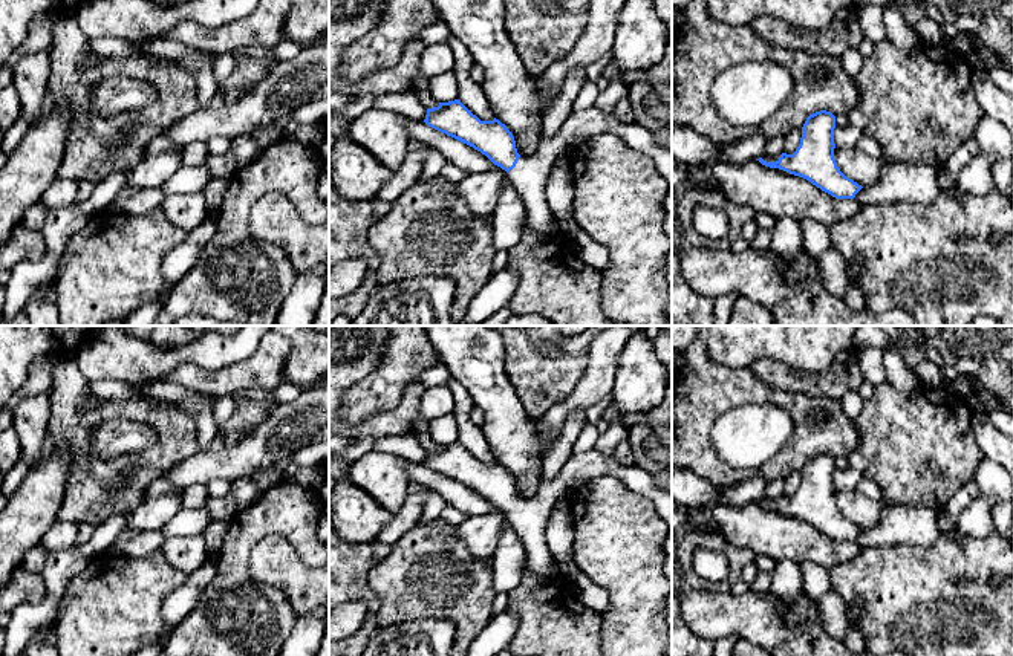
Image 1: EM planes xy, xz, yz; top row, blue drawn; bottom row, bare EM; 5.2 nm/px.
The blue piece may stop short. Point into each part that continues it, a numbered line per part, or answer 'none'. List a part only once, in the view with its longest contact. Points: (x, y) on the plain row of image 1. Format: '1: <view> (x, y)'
1: xz (530, 519)

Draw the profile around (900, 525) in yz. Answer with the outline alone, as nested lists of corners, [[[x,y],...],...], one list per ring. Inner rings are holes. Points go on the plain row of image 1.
[[[883,506],[877,526],[863,529],[855,543],[862,547],[915,544],[930,547],[940,538],[938,515],[927,506]]]

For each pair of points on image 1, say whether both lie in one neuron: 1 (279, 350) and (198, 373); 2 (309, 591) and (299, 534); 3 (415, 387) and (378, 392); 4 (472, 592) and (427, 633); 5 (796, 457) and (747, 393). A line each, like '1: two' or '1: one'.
1: one
2: two
3: two
4: two
5: one

